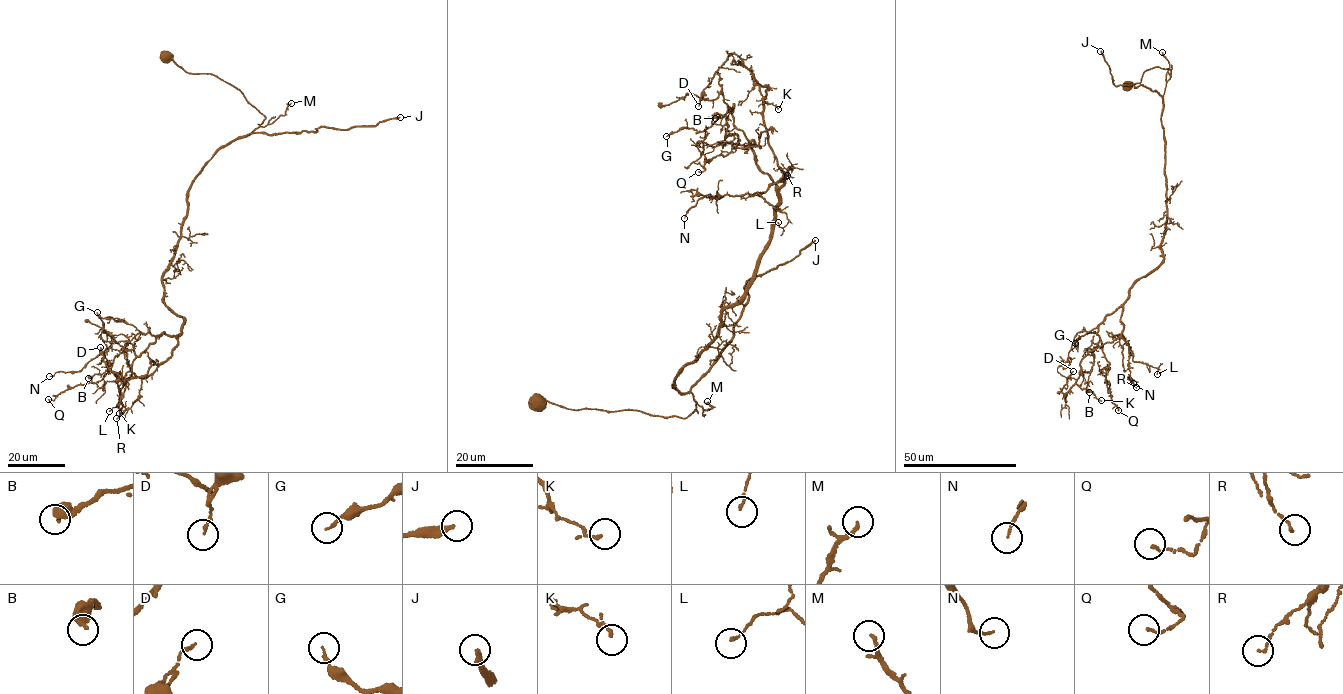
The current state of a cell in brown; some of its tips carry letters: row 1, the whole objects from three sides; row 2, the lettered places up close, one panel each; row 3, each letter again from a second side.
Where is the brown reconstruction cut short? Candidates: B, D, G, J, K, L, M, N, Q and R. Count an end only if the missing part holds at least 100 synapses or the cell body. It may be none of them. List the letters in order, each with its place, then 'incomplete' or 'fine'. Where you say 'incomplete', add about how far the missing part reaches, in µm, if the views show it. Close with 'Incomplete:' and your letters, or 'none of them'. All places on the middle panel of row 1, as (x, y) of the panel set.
B: at (715, 118); fine
D: at (698, 106); fine
G: at (666, 136); fine
J: at (815, 240); incomplete; about 110 µm are missing
K: at (778, 109); fine
L: at (778, 222); fine
M: at (707, 401); fine
N: at (684, 218); fine
Q: at (698, 172); fine
R: at (787, 175); fine
Incomplete: J

